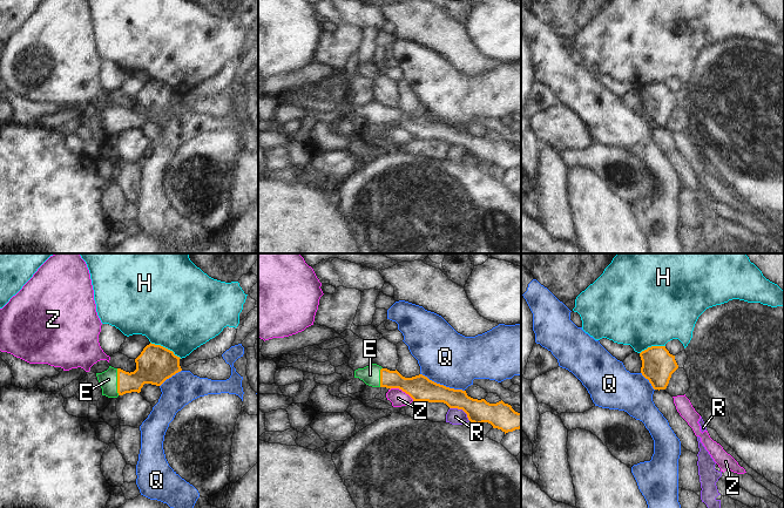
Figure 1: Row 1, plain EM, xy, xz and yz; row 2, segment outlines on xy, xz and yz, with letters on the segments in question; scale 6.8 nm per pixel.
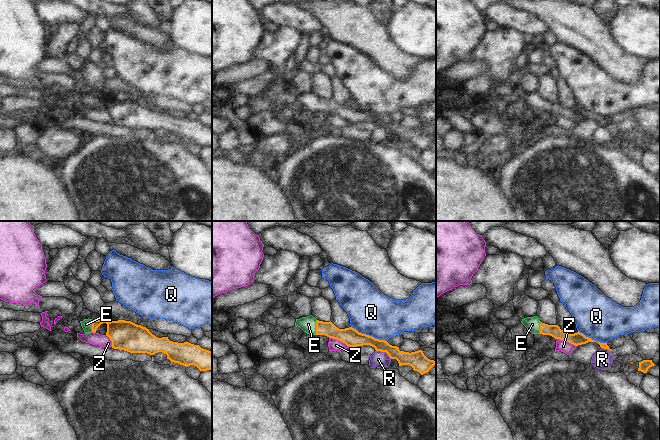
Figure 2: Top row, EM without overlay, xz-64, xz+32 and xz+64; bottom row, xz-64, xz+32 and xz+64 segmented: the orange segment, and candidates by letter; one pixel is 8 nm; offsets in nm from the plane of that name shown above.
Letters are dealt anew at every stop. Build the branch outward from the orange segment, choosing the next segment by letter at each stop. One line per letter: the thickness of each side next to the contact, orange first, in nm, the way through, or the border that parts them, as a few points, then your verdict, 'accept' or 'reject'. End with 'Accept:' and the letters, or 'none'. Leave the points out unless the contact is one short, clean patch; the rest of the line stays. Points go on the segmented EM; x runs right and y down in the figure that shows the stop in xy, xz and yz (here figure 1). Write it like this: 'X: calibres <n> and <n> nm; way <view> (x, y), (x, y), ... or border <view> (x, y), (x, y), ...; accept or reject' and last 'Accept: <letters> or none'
E: calibres 200 and 130 nm; accept
H: calibres 260 and 500 nm; border xy (150, 341), (169, 349), (181, 358); reject
Q: calibres 180 and 380 nm; border xz (420, 373), (437, 383), (464, 391); reject
R: calibres 160 and 110 nm; border xz (450, 407), (461, 410), (470, 420); reject
Z: calibres 180 and 120 nm; border xz (390, 388), (400, 388), (413, 400); reject
Accept: E

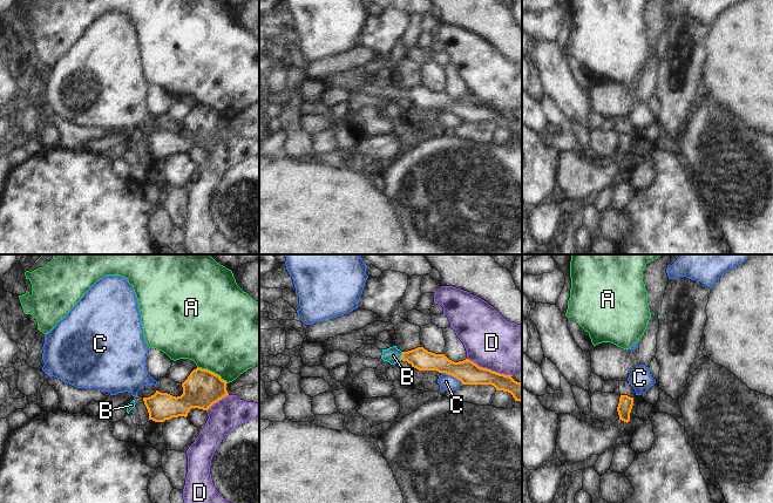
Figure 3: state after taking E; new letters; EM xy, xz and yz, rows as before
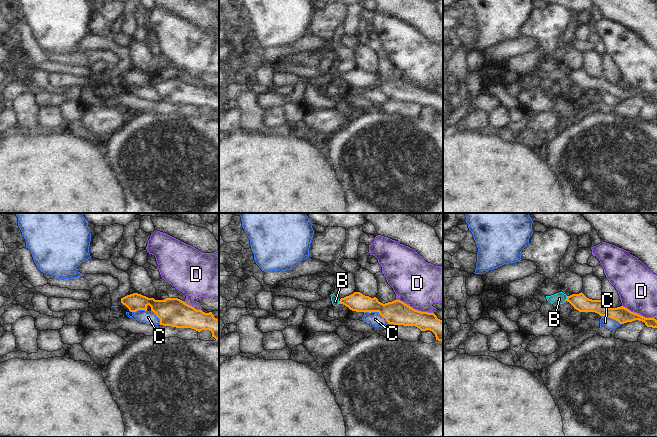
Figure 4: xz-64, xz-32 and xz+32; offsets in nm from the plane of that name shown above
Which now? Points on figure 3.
A: calibres 260 and 500 nm; border xy (197, 366), (216, 373), (228, 382); reject
B: calibres 150 and 110 nm; way xz (421, 359), (401, 355), (393, 355); accept
C: calibres 160 and 100 nm; border xz (441, 372), (455, 376), (462, 383); reject
D: calibres 160 and 360 nm; border xz (467, 358), (479, 366), (510, 375); reject
Accept: B

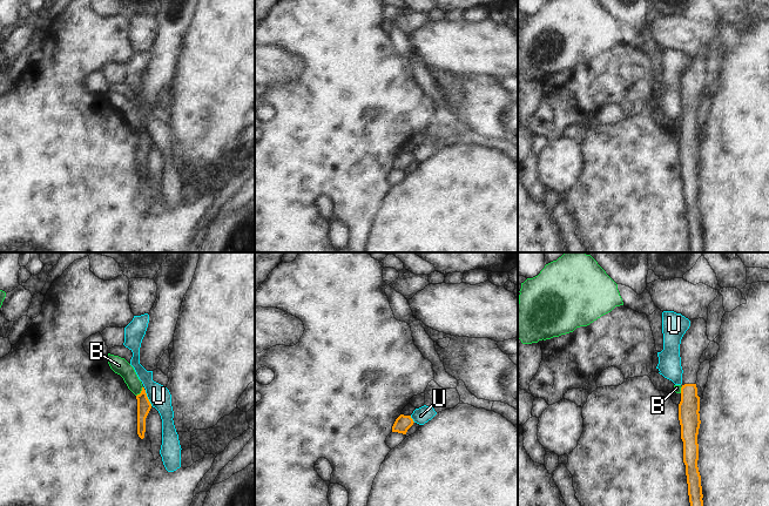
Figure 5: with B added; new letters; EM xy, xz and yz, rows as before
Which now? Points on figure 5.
B: calibres 100 and 110 nm; border xy (142, 386), (142, 390), (136, 396); reject
U: calibres 100 and 150 nm; border xy (144, 390), (152, 405); reject
Accept: none

